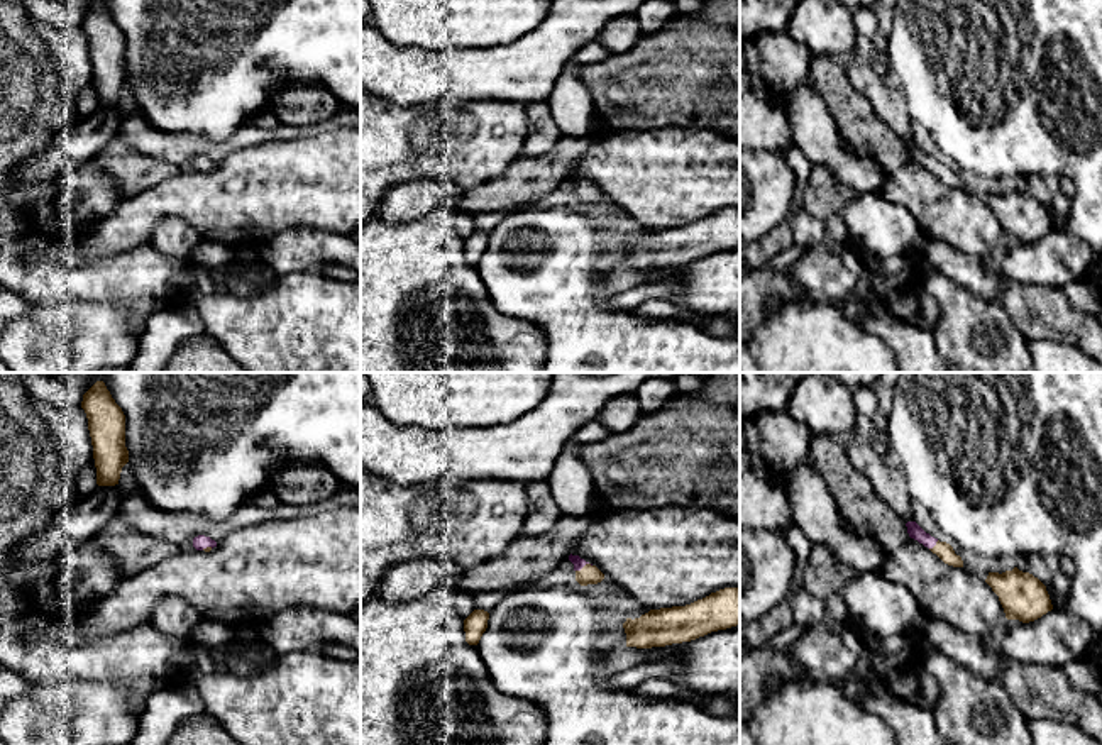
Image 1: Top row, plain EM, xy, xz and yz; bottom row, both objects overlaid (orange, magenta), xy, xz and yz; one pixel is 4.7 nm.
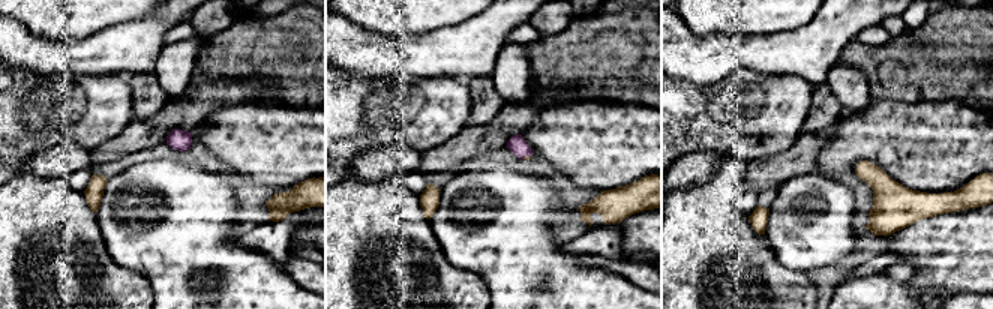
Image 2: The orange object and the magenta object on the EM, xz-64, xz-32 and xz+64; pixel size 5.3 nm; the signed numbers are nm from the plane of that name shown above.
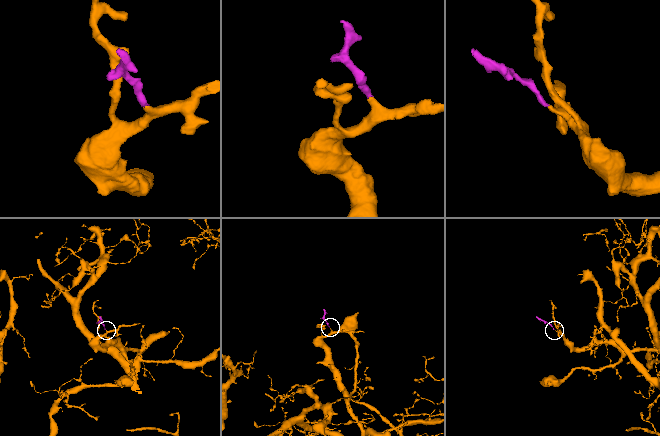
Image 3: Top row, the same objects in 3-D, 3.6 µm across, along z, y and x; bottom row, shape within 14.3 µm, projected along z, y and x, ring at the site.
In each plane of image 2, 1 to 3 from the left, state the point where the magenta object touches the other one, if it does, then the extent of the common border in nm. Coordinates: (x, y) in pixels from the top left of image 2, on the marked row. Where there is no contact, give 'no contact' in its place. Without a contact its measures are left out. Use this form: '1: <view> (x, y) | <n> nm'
1: no contact
2: xz-32 (525, 156) | 50 nm
3: no contact

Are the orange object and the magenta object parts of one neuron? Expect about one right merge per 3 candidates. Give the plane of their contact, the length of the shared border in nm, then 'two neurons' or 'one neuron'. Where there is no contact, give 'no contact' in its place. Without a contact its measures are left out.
xz | 90 nm | one neuron

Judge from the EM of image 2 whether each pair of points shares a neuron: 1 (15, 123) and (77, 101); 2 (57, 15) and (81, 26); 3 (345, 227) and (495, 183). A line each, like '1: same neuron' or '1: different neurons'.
1: same neuron
2: same neuron
3: different neurons

